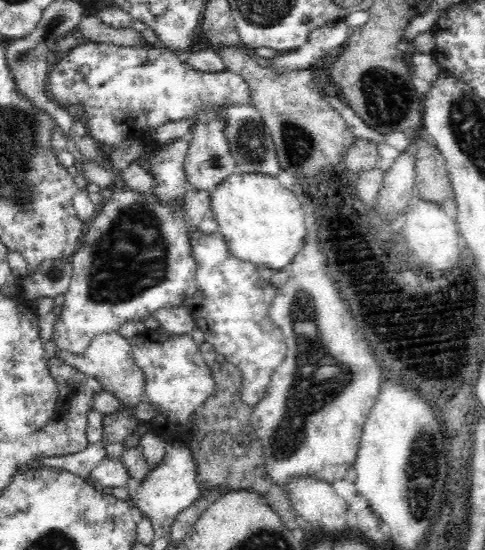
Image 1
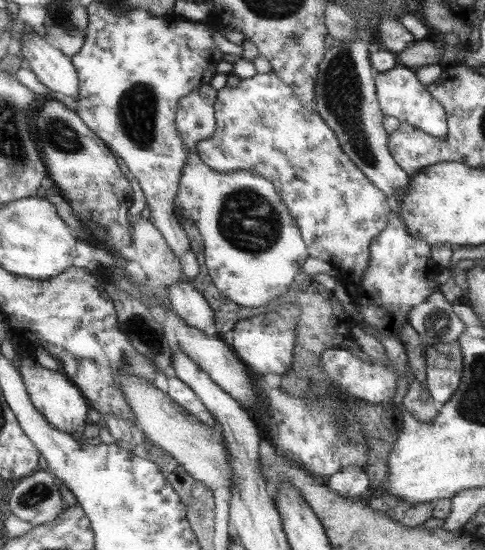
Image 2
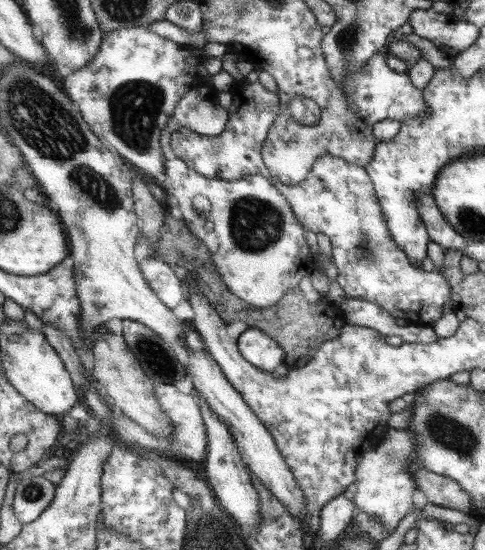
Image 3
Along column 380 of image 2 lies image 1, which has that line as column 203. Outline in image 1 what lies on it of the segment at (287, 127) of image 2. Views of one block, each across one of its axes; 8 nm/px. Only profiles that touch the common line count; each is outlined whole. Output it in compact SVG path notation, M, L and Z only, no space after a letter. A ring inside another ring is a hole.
M117 183L112 186L112 194L110 200L105 200L100 206L95 216L86 223L86 231L81 236L81 244L78 246L76 252L72 254L72 280L69 283L68 292L64 295L65 301L61 305L61 313L55 316L55 324L51 339L56 342L59 350L65 350L72 354L77 354L84 351L88 346L89 340L94 335L100 334L102 331L116 331L119 332L120 326L124 324L126 319L147 319L152 311L160 310L164 306L182 306L185 305L184 300L188 296L192 296L196 290L195 274L198 268L195 261L195 250L193 250L194 232L201 232L212 237L219 230L219 223L215 219L215 214L211 209L211 191L196 189L191 184L186 184L183 190L183 197L181 203L168 203L164 199L160 199L158 195L150 191L136 191L128 188L127 184L121 184L122 188L117 188Z

